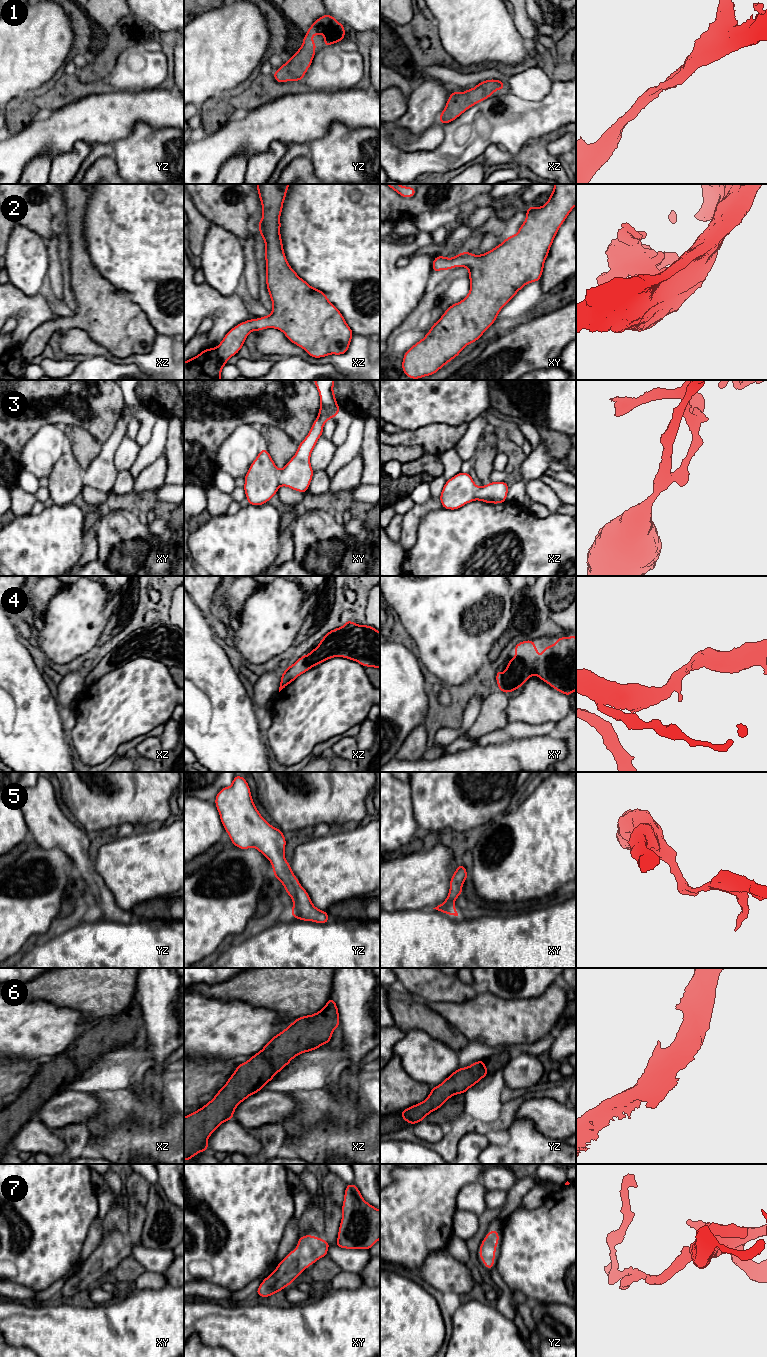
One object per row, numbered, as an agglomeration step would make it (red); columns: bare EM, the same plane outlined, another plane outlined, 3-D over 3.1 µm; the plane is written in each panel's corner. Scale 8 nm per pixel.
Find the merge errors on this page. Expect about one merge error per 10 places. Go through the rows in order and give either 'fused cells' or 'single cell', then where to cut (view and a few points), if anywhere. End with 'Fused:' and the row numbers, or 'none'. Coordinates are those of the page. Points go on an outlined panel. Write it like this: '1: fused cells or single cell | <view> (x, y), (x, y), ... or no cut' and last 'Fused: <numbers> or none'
1: single cell | no cut
2: single cell | no cut
3: single cell | no cut
4: single cell | no cut
5: single cell | no cut
6: single cell | no cut
7: single cell | no cut
Fused: none

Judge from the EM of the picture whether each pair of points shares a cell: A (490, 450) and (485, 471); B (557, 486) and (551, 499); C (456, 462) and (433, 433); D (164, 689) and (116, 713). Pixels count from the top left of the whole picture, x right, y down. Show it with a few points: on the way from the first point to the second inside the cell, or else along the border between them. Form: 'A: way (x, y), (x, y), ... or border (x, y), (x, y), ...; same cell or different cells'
A: way (485, 455), (485, 466); same cell
B: border (540, 478), (555, 492), (562, 502); different cells
C: border (453, 447), (438, 455); different cells
D: way (152, 695), (139, 695), (128, 702); same cell

